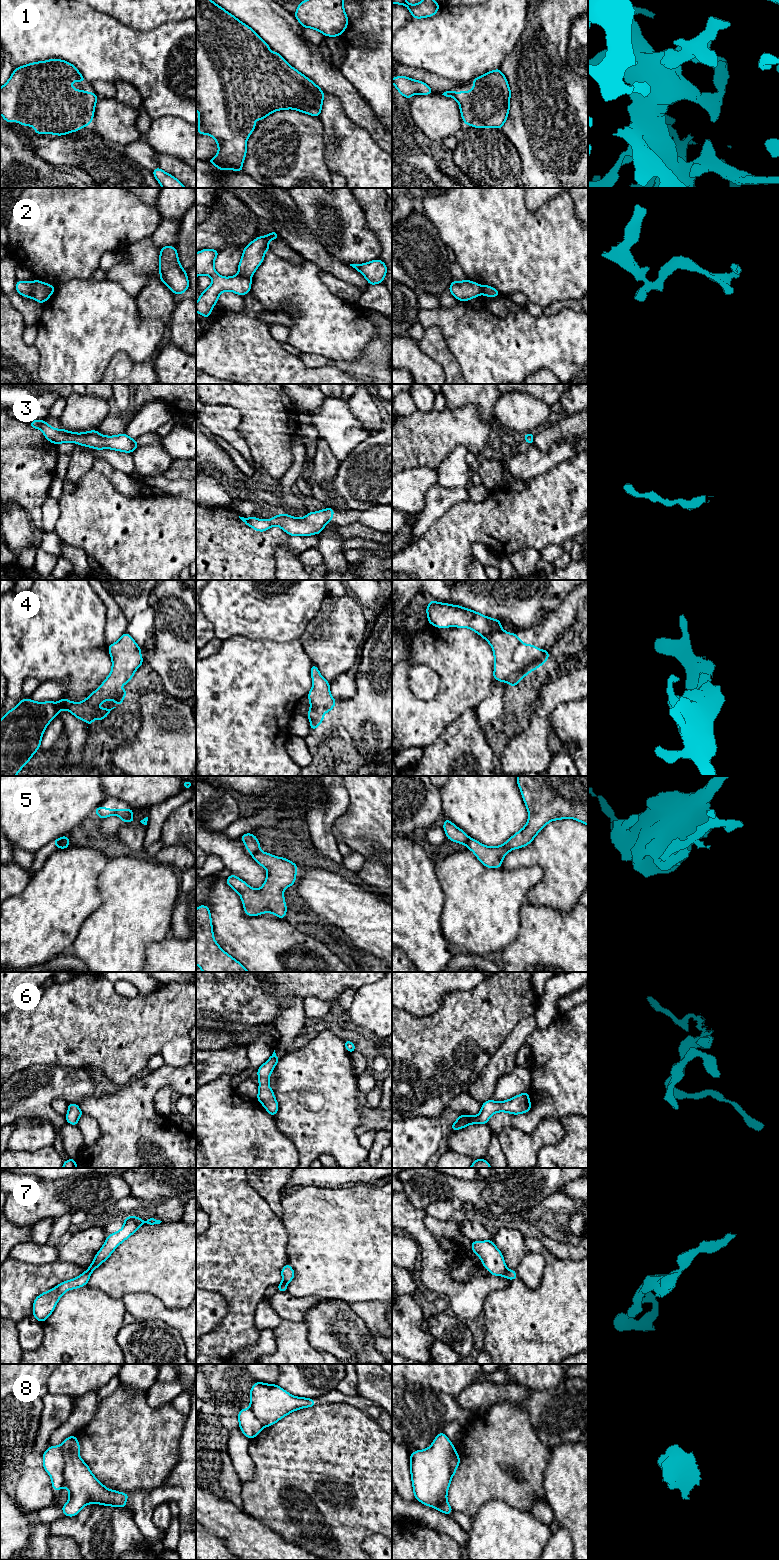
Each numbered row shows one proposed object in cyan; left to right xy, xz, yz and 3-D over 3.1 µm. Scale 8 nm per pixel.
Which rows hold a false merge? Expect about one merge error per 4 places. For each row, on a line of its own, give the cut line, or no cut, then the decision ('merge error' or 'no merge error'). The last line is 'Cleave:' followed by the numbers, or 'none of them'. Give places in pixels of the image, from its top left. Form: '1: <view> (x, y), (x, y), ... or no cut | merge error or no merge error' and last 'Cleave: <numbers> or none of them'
1: no cut | no merge error
2: xz (238, 274), (250, 278) | merge error
3: no cut | no merge error
4: no cut | no merge error
5: xy (67, 836), (57, 845) | merge error
6: no cut | no merge error
7: yz (507, 1269), (502, 1275) | merge error
8: xy (60, 1445), (63, 1457), (64, 1485) | merge error
Cleave: 2, 5, 7, 8

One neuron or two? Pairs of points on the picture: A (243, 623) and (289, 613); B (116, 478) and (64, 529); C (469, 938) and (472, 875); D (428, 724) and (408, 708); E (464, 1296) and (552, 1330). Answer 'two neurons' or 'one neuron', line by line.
A: one neuron
B: two neurons
C: one neuron
D: one neuron
E: two neurons

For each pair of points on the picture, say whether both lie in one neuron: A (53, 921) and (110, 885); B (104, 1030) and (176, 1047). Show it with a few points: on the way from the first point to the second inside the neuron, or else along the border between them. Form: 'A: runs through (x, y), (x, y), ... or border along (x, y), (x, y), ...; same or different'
A: border along (104, 869), (98, 877), (101, 903), (90, 914); different
B: border along (185, 1035), (172, 1038), (159, 1052); different

